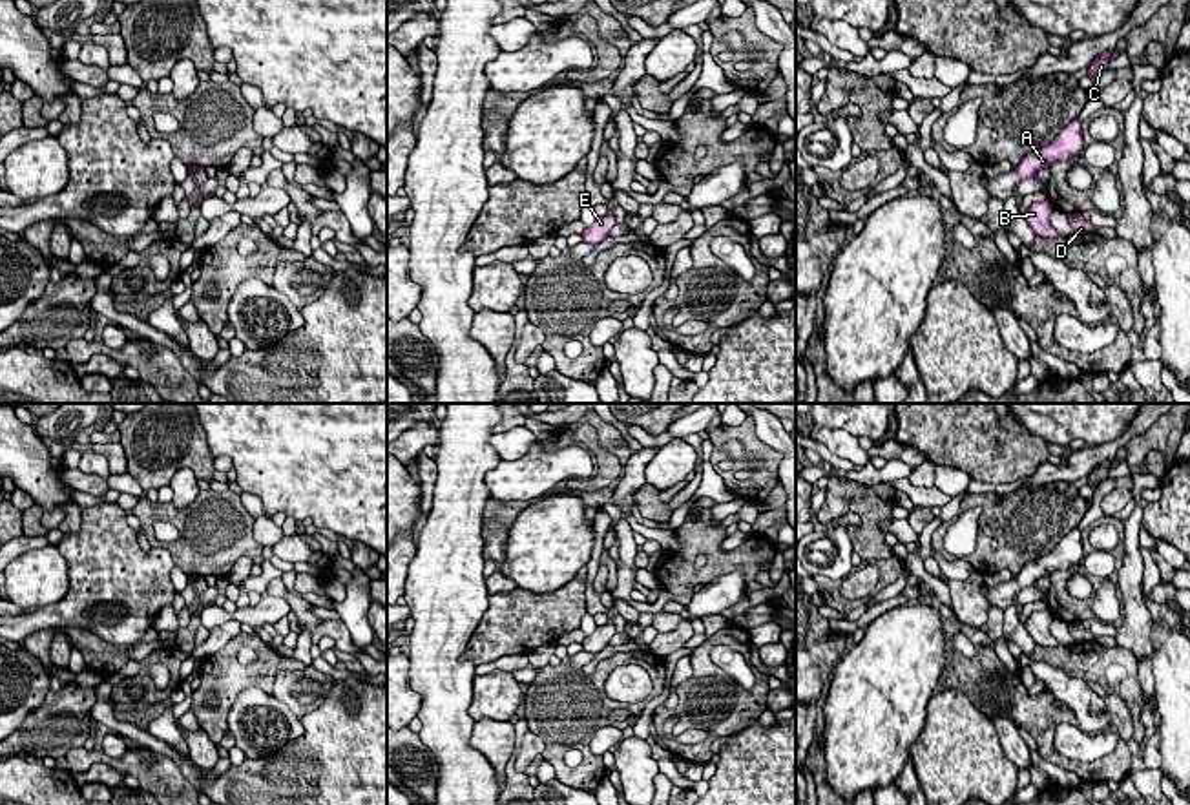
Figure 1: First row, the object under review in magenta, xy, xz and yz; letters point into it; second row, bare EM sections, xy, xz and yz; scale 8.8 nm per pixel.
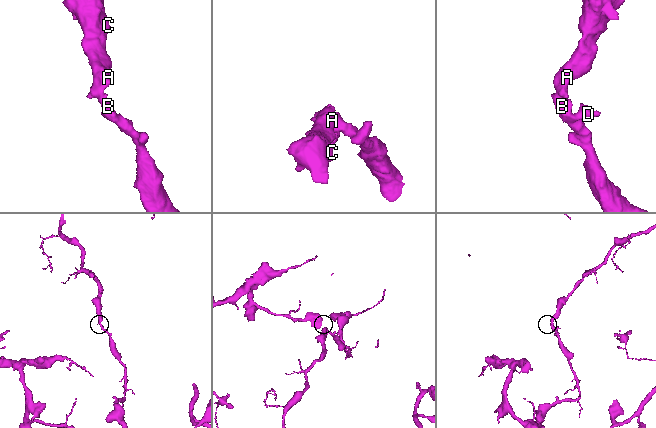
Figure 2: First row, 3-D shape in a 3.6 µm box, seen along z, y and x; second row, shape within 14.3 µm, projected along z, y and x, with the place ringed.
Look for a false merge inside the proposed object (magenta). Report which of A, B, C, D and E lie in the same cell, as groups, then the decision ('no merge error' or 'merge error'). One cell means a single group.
groups A B C D E; no merge error

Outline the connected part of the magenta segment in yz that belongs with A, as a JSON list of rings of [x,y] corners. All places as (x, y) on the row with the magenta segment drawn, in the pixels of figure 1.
[[[1075,119],[1070,122],[1055,141],[1042,146],[1035,153],[1028,153],[1015,168],[1020,179],[1033,177],[1039,170],[1049,168],[1057,161],[1070,161],[1082,150],[1082,122]]]

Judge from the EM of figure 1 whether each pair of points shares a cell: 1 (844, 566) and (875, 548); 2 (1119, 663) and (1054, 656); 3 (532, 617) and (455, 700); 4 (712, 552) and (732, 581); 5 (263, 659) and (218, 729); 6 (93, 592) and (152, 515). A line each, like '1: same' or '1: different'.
1: different
2: same
3: different
4: different
5: same
6: different

